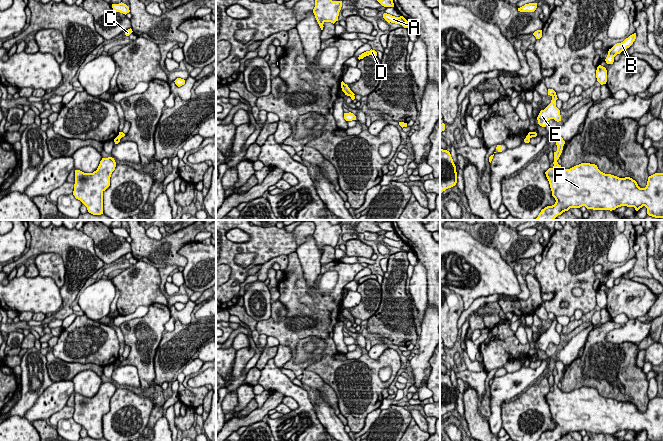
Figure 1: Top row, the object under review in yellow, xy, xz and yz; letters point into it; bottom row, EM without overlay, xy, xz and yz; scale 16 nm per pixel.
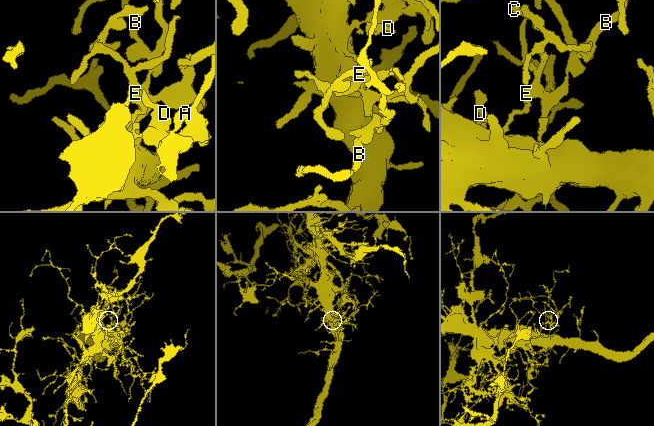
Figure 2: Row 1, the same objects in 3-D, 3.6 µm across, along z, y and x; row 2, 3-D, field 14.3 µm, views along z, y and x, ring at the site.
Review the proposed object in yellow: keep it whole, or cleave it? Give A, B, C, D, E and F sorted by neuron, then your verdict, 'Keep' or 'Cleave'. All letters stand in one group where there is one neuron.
Groups: A B C E F / D. Cleave

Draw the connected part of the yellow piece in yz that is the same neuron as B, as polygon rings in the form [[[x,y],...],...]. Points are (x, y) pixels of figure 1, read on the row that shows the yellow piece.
[[[636,33],[630,35],[626,38],[623,42],[615,44],[611,49],[608,51],[608,55],[605,59],[607,64],[613,64],[614,57],[617,54],[620,54],[623,50],[629,48],[636,39]]]

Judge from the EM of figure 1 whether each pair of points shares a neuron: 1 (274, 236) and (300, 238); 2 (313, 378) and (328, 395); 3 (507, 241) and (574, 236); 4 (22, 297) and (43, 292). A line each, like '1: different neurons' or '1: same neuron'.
1: different neurons
2: same neuron
3: different neurons
4: same neuron

